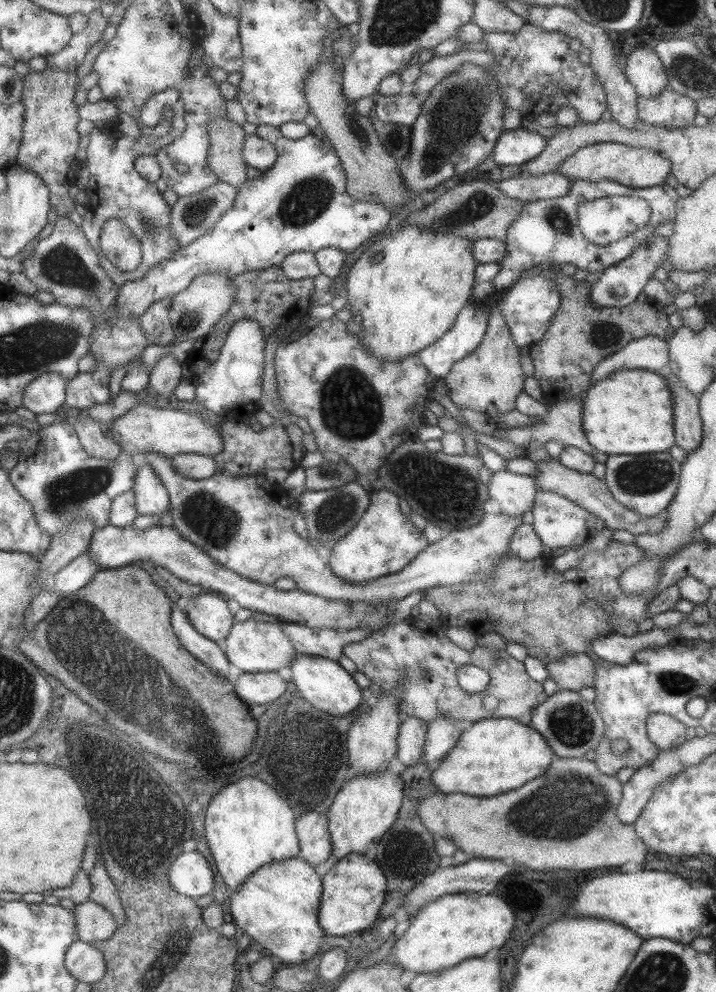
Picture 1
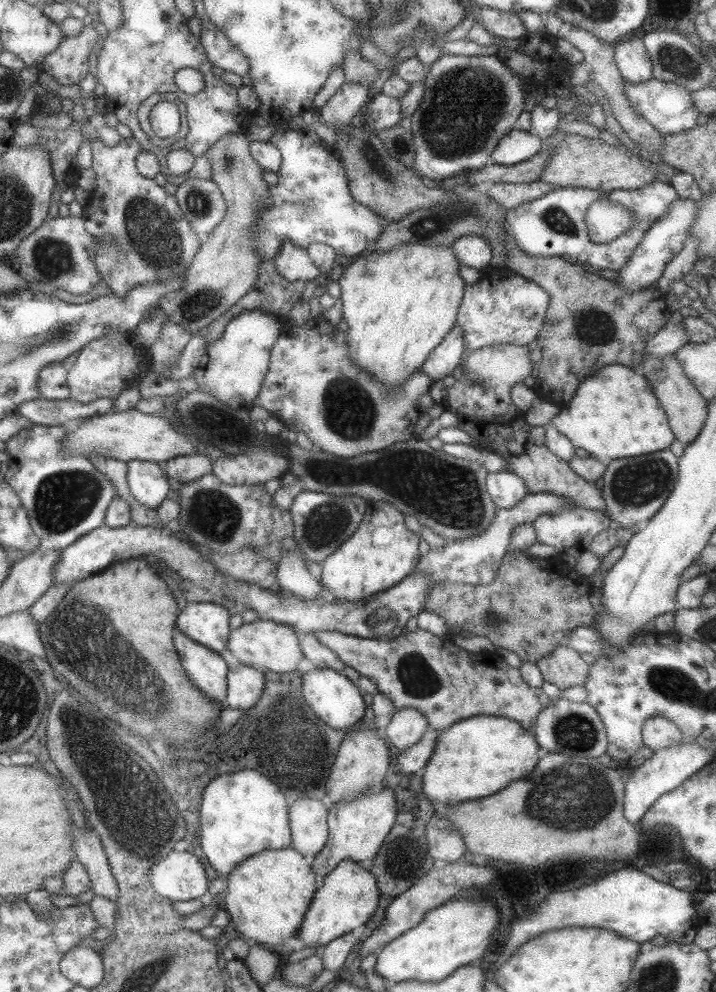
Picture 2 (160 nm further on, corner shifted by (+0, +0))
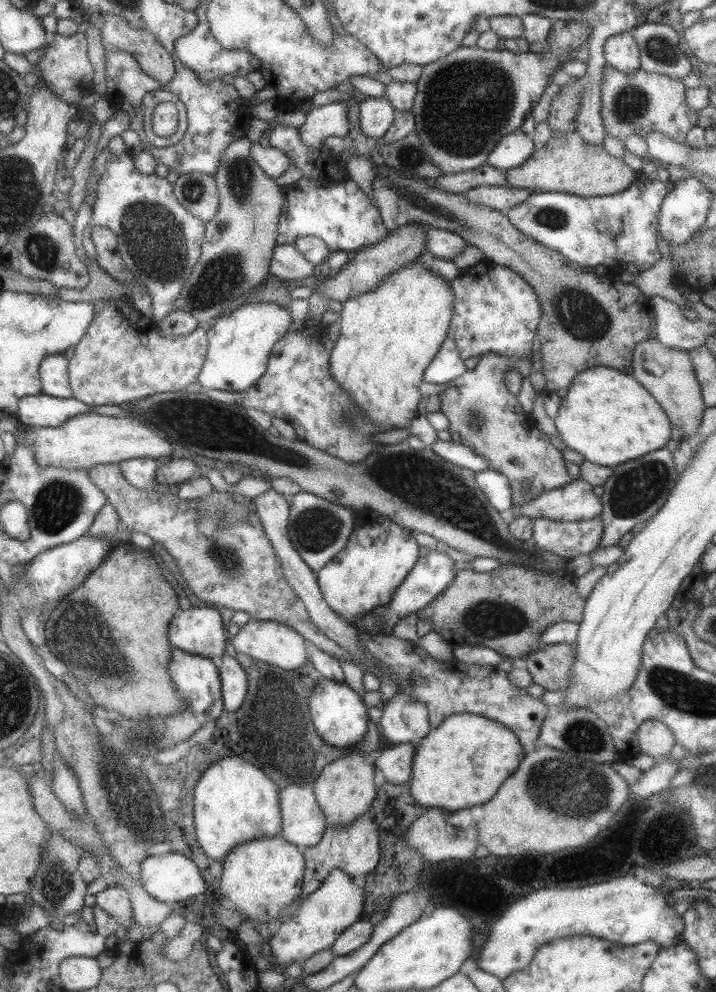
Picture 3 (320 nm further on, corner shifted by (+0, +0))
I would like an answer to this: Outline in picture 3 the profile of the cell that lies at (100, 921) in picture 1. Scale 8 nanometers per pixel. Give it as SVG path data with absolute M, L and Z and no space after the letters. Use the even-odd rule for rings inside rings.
M120 886L107 888L95 894L95 905L100 906L106 914L110 914L116 924L127 927L132 924L132 906L129 894Z

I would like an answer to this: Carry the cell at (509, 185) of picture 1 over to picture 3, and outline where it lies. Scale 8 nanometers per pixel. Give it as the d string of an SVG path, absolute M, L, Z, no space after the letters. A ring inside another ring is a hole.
M482 185L463 193L463 197L467 198L469 203L496 210L505 215L513 206L527 200L531 194L533 193L527 191L527 189L512 188L507 185Z

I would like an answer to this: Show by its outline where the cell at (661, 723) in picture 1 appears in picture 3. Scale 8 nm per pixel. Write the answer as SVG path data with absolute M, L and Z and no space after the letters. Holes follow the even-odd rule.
M658 720L642 722L636 732L639 741L639 753L652 756L654 759L666 756L675 744L670 728Z

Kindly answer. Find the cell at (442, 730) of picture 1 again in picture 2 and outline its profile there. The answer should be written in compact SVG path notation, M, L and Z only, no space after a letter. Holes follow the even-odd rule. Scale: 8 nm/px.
M423 733L416 744L397 754L394 768L398 768L403 774L421 773L429 755L433 752L433 746L437 744L437 738L439 736L435 736L433 733Z

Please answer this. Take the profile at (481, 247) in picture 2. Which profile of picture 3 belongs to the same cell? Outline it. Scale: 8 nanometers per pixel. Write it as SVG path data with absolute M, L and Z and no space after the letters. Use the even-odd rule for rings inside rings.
M424 226L424 250L439 259L453 260L461 256L465 245L469 245L460 236L445 229Z

